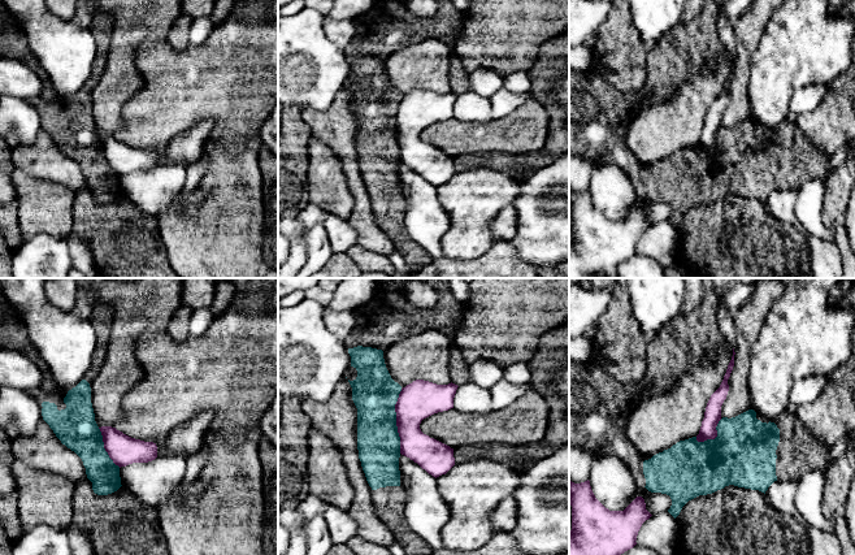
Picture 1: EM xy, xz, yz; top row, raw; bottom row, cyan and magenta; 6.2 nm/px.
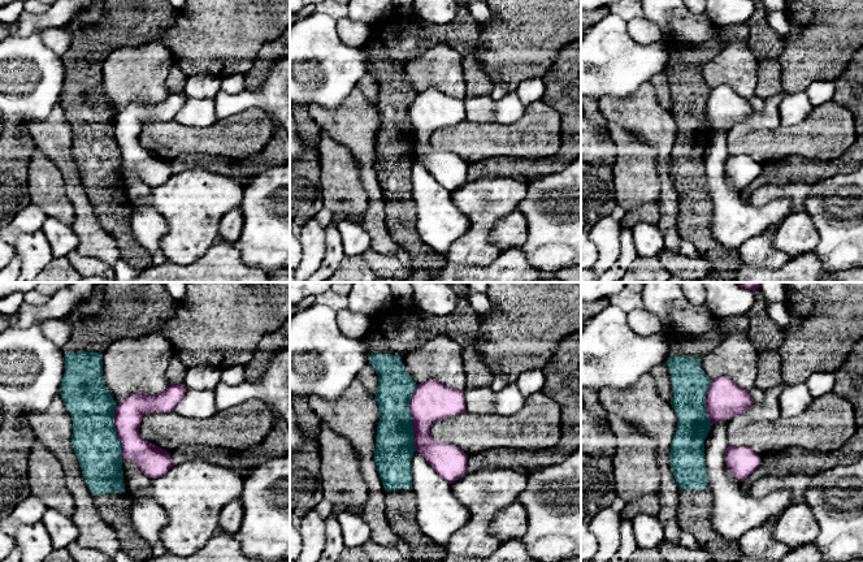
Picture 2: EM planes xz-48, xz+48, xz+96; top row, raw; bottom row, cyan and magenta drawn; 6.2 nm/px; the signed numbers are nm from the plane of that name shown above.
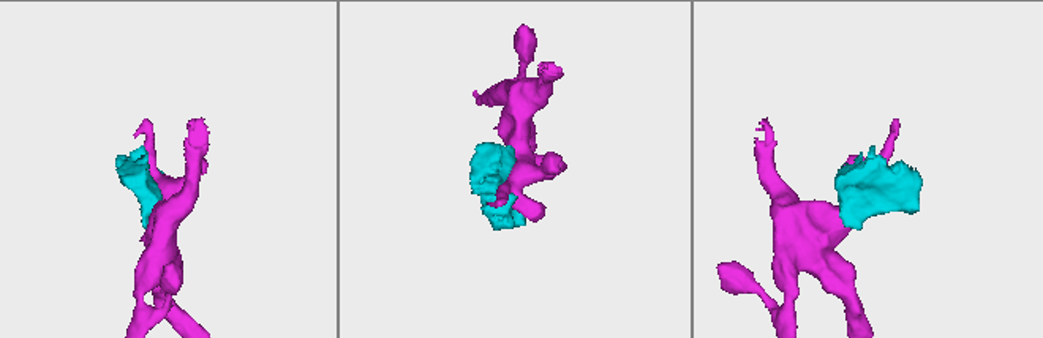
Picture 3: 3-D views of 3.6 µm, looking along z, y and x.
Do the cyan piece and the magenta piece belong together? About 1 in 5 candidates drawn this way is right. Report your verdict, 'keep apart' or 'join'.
keep apart

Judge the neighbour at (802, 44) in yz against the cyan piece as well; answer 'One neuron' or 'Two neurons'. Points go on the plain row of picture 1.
Two neurons

